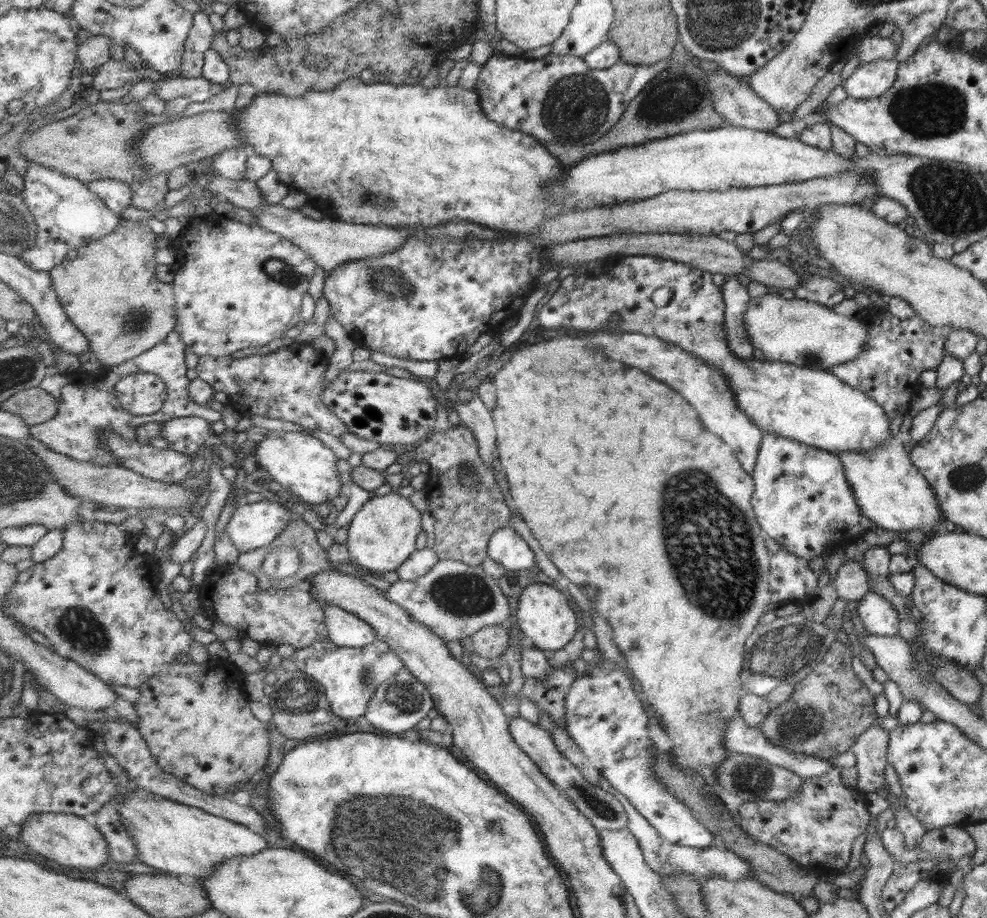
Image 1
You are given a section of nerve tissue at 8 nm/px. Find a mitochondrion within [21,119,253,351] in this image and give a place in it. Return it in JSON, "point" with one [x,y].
{"point":[136,322]}

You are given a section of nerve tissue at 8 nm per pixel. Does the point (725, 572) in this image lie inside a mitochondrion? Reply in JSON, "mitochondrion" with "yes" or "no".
{"mitochondrion":"yes"}

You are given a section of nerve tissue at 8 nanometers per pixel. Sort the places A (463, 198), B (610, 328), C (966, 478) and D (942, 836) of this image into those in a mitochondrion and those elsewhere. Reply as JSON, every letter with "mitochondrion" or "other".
{"A":"other","B":"other","C":"mitochondrion","D":"other"}

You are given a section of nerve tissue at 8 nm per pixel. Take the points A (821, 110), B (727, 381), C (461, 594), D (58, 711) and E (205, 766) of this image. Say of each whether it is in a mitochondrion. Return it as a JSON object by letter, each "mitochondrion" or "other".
{"A":"other","B":"other","C":"mitochondrion","D":"other","E":"other"}

